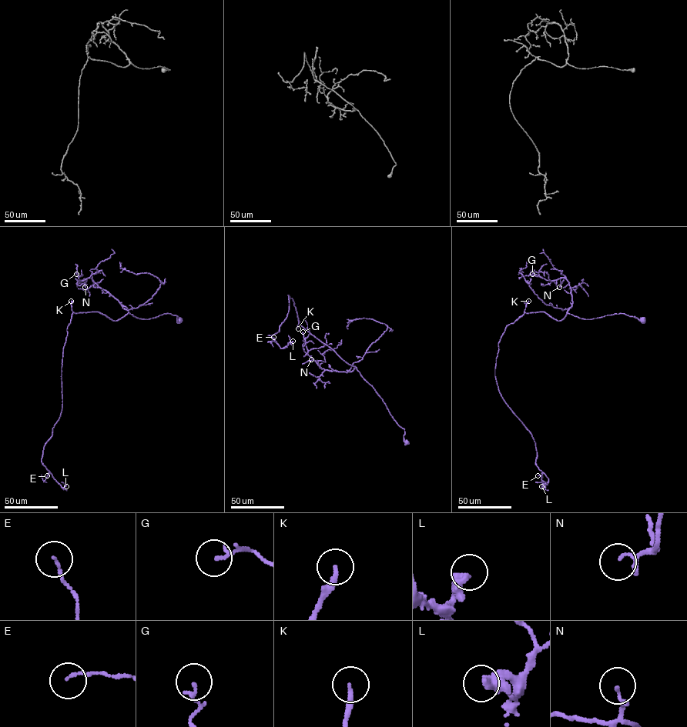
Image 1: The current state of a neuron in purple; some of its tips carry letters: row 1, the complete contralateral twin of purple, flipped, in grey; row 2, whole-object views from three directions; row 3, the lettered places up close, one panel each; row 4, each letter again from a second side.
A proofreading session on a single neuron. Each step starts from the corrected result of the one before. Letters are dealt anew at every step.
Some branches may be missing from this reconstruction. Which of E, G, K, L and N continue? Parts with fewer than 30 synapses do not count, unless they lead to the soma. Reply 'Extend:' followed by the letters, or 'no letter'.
Extend: K, L

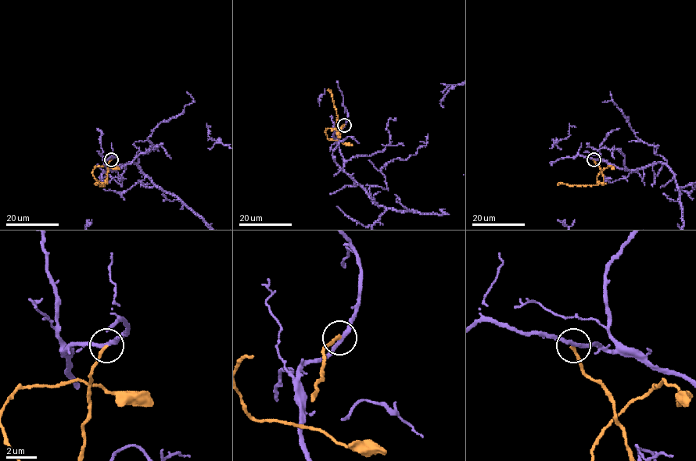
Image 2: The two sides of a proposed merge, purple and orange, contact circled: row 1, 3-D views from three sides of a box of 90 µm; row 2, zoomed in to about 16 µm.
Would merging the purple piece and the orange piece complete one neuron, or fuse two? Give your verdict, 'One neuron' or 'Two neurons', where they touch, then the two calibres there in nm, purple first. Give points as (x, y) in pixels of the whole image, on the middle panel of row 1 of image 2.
Two neurons. Place: (344, 125). Thickness 240 nm (purple) against 200 nm

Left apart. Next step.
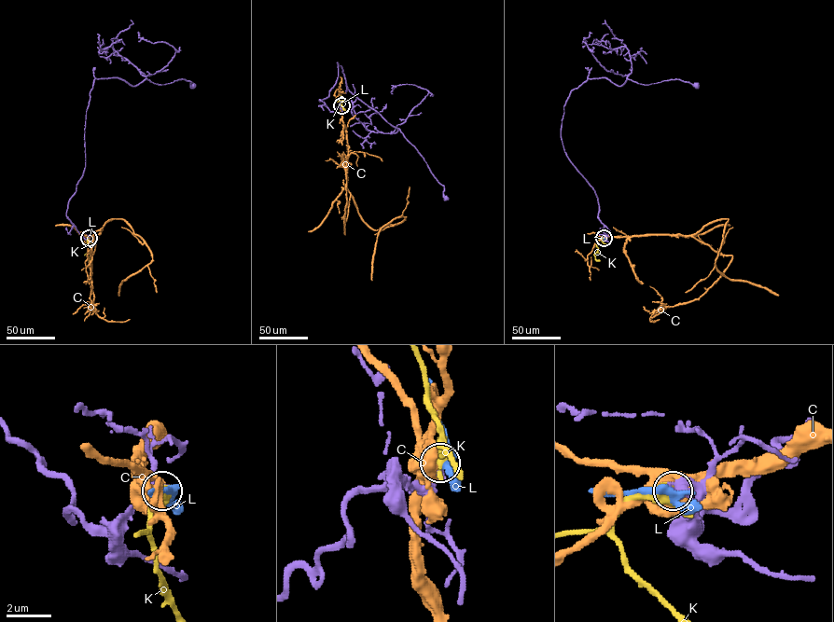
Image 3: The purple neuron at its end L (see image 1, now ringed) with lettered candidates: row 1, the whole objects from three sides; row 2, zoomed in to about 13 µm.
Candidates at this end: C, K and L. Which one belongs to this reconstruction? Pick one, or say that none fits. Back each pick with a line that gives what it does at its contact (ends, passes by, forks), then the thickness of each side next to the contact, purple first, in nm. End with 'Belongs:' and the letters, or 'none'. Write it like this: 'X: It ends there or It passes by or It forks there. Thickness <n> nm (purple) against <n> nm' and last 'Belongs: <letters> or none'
K: It passes by. Thickness 500 nm (purple) against 440 nm
Belongs: K

